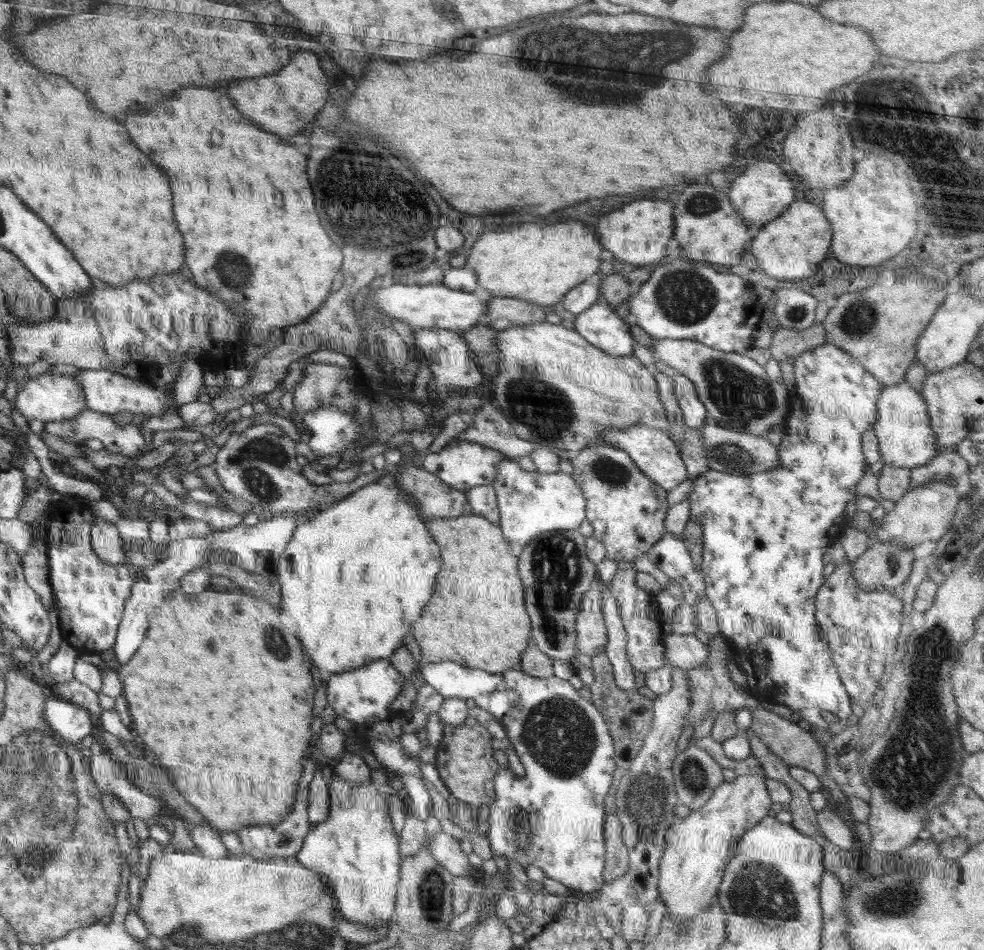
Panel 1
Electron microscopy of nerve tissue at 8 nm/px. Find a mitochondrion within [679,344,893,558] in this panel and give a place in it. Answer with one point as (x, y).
(741, 396)

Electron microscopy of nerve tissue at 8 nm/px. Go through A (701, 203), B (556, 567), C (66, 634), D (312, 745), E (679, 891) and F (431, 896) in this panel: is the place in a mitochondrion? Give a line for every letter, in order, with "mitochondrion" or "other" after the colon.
A: mitochondrion
B: mitochondrion
C: other
D: other
E: other
F: mitochondrion

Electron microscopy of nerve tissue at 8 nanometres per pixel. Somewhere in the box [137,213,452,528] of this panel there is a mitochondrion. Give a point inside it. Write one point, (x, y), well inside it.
(256, 466)

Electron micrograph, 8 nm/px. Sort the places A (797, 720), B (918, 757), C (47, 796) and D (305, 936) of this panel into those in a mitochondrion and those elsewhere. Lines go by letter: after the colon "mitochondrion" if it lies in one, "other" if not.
A: other
B: mitochondrion
C: mitochondrion
D: mitochondrion

